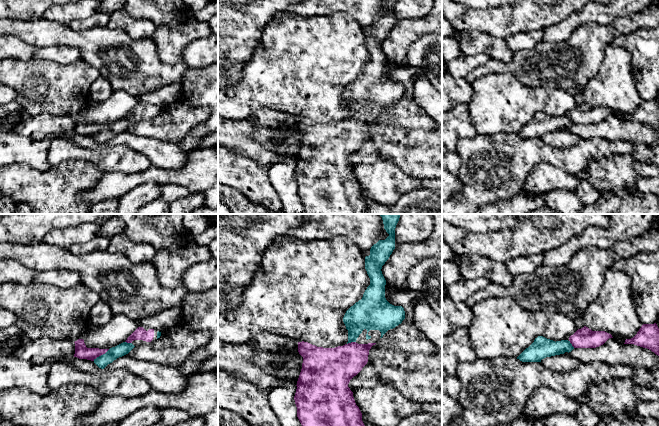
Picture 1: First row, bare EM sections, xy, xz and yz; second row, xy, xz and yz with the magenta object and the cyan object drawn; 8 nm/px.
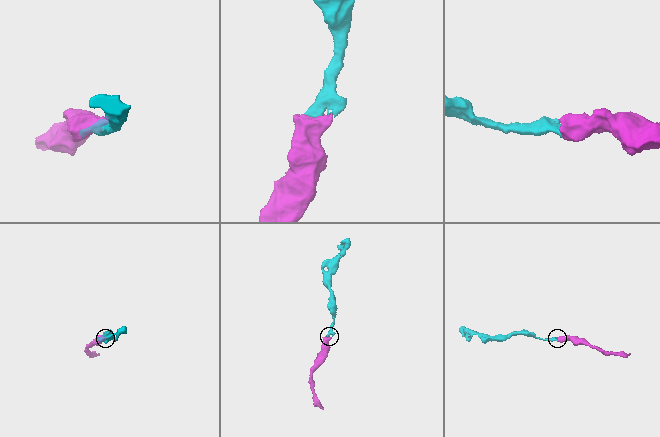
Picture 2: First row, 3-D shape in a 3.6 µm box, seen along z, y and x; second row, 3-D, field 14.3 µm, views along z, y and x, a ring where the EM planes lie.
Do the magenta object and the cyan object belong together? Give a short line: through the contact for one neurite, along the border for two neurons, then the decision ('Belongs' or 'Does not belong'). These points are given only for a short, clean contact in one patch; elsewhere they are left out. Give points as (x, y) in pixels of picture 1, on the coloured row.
Belongs

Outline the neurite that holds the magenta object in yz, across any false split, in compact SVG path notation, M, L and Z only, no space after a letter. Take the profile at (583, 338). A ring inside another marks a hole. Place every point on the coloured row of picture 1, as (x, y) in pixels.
M584 326L578 329L568 340L553 341L543 336L535 338L534 342L518 357L522 362L541 362L546 357L571 352L574 348L596 348L603 345L611 334L605 331L592 331Z

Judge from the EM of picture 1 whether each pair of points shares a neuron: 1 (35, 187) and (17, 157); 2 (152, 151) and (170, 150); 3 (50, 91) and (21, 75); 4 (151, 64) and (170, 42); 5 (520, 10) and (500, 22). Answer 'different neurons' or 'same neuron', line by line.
1: different neurons
2: same neuron
3: same neuron
4: different neurons
5: same neuron

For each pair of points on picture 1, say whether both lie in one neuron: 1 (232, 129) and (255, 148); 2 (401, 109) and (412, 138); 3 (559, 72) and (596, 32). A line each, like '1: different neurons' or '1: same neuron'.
1: same neuron
2: same neuron
3: same neuron

